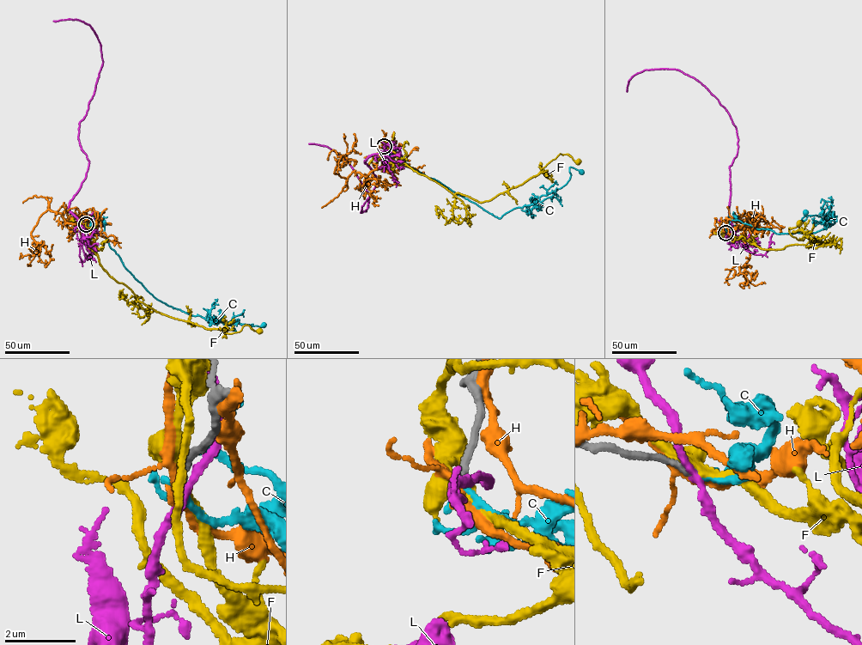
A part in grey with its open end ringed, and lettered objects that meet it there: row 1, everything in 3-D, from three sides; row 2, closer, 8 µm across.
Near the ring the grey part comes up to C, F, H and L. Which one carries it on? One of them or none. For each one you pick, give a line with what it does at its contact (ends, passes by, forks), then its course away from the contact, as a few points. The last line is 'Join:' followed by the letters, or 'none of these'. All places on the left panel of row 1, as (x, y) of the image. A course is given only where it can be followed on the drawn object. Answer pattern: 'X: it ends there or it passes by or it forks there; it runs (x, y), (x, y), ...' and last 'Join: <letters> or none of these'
Join: none of these

